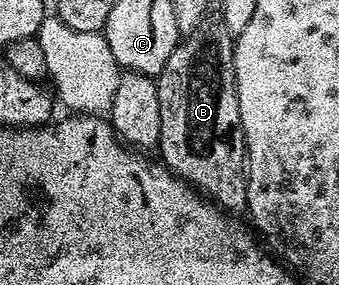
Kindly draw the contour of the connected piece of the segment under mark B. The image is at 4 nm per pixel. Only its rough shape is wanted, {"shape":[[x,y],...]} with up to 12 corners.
{"shape":[[222,23],[157,78],[162,164],[231,215],[247,207],[235,47]]}

